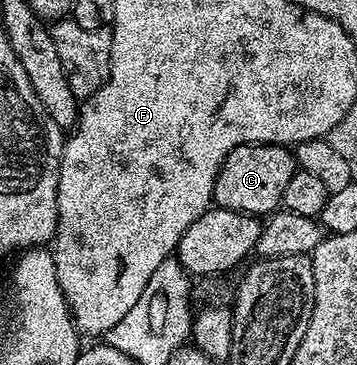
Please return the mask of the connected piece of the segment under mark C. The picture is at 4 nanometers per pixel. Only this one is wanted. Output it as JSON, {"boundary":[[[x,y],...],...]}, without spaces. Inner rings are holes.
{"boundary":[[[250,143],[235,147],[217,172],[213,188],[216,208],[268,215],[281,205],[283,191],[287,191],[287,183],[291,183],[291,175],[298,168],[294,154],[286,146]]]}

